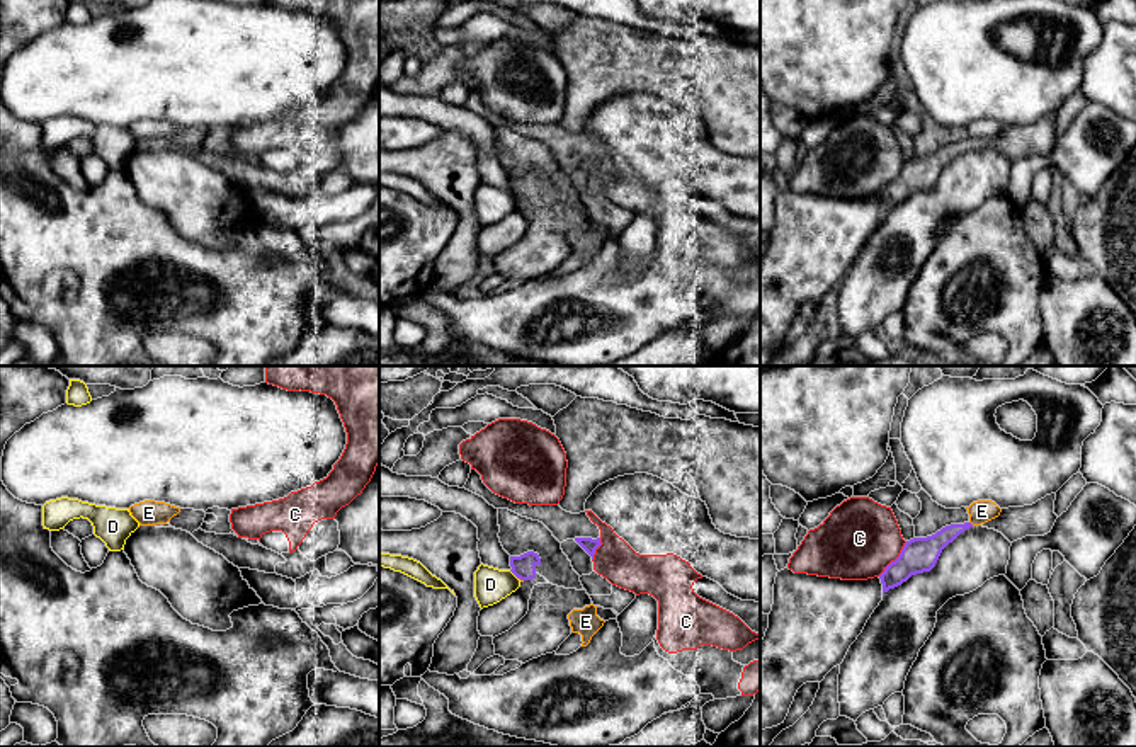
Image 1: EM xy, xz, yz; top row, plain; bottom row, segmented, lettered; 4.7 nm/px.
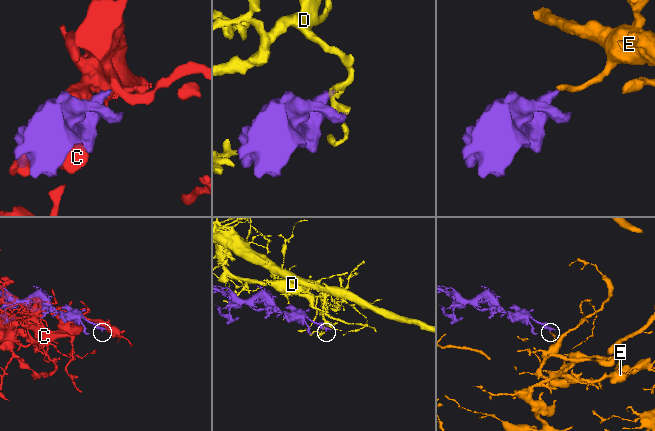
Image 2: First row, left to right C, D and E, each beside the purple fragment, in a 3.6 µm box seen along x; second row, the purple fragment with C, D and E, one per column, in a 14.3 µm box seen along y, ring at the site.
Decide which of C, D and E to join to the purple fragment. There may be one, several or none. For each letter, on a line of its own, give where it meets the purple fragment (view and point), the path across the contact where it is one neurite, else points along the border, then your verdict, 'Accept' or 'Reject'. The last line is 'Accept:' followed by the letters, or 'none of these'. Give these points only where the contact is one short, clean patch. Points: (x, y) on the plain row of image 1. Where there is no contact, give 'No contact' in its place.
C: Touches purple at yz (897, 177). Reject
D: Touches purple at xz (514, 193). Reject
E: Touches purple at xz (521, 198). Boundary: xz (519, 196), (522, 199). Reject
Accept: none of these

